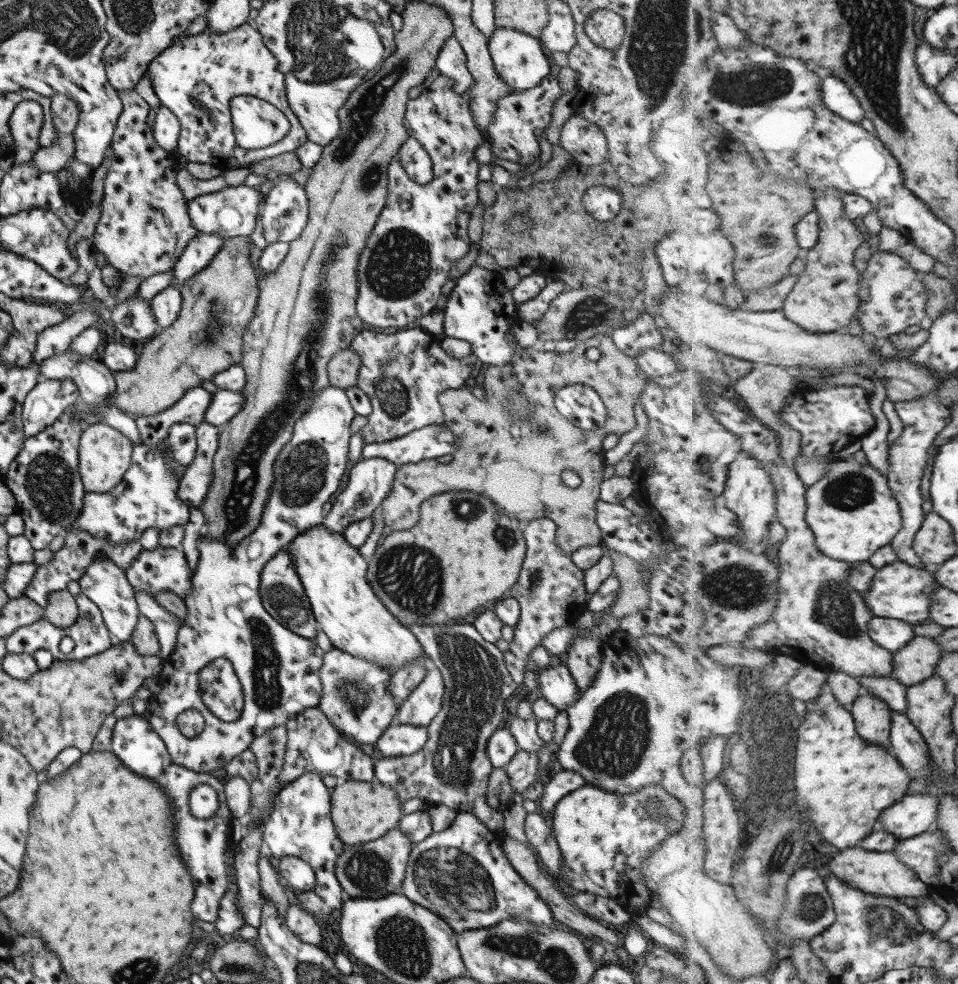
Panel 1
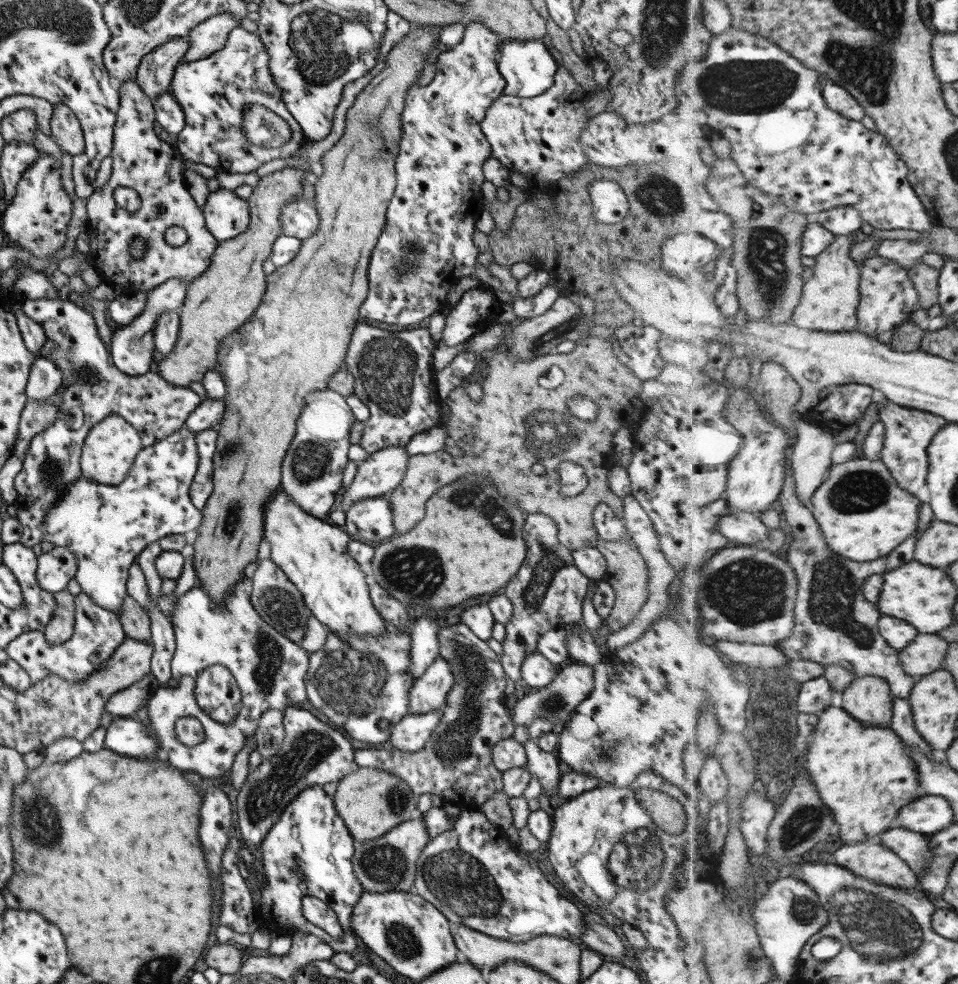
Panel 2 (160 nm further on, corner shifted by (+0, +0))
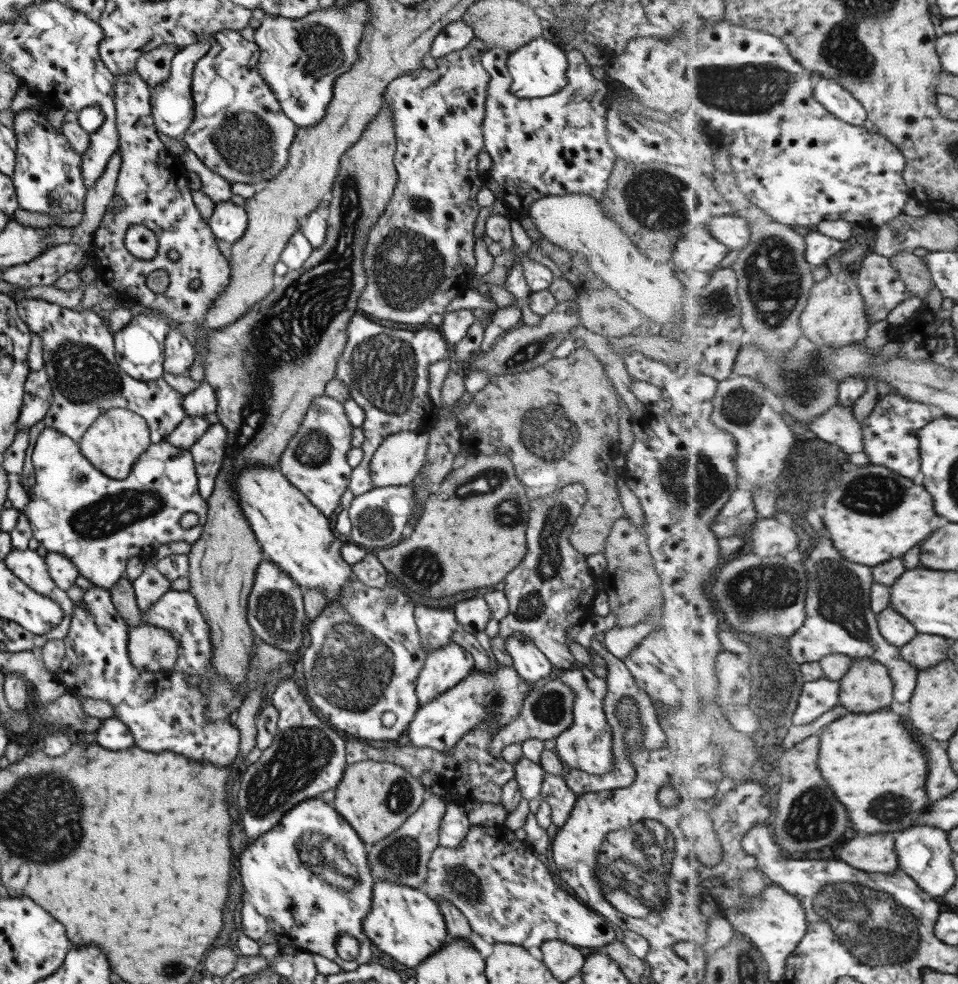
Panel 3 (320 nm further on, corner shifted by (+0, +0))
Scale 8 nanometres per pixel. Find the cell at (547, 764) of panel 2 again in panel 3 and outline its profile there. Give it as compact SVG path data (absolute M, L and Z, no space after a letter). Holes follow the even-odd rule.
M544 772L539 799L545 799L550 808L550 821L559 828L567 820L577 795L567 788L563 776Z

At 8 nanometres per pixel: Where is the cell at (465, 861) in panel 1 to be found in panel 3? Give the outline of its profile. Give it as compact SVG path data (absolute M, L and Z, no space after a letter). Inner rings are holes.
M471 824L469 830L464 837L457 843L454 848L438 847L433 850L427 863L427 874L423 884L423 891L431 900L442 901L448 900L461 914L467 919L470 930L480 936L485 942L494 945L495 943L507 943L519 945L523 948L541 948L542 942L555 939L556 941L566 942L571 946L578 947L582 951L599 951L603 946L618 939L618 929L612 922L601 920L599 915L591 911L585 904L578 902L576 899L567 894L566 891L555 887L551 881L551 876L545 867L546 863L543 858L539 857L531 847L515 837L512 830L509 830L503 824L498 826L481 826L479 824Z

